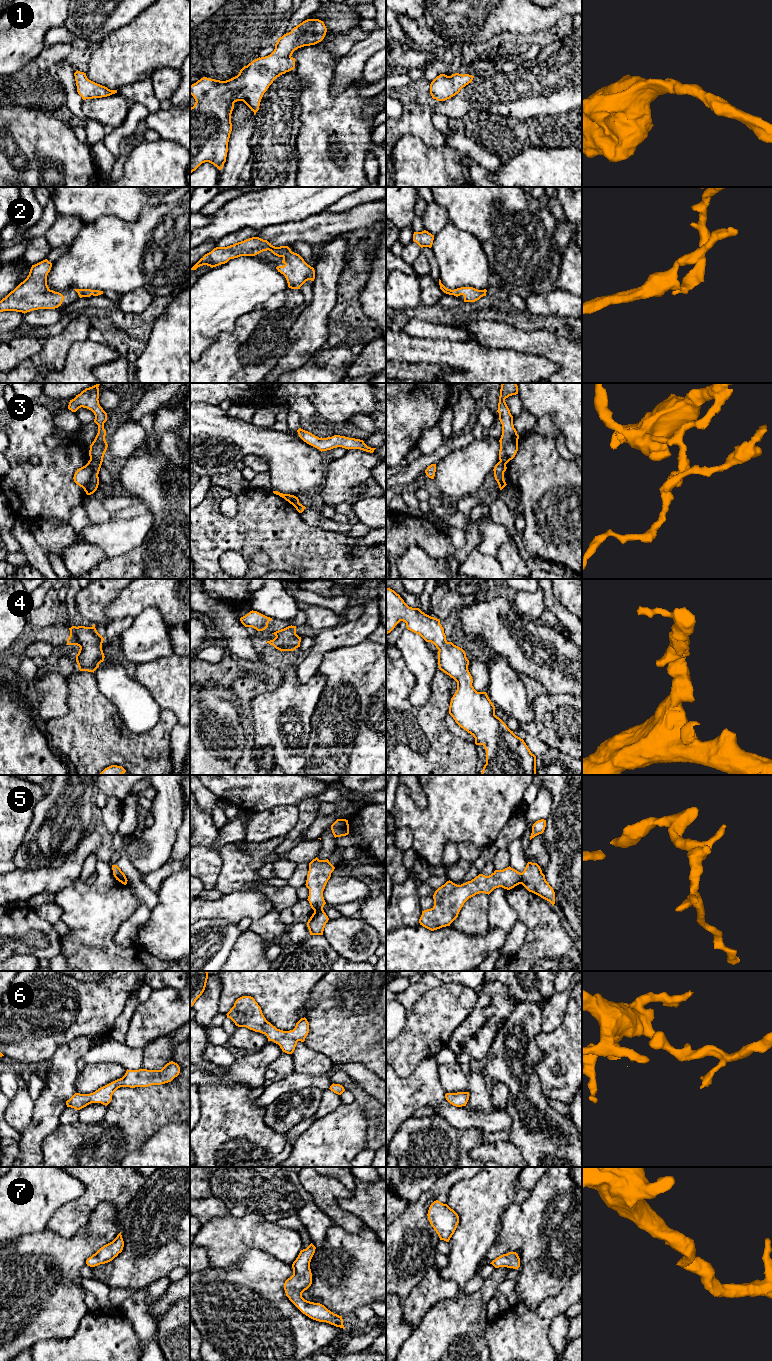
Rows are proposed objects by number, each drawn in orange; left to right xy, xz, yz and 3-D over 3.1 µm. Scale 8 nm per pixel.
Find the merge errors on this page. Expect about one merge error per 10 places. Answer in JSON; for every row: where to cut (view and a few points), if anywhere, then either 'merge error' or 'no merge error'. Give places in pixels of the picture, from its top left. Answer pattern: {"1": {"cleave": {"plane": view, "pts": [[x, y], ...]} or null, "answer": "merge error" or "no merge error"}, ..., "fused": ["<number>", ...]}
{"1": {"cleave": null, "answer": "no merge error"}, "2": {"cleave": null, "answer": "no merge error"}, "3": {"cleave": {"plane": "xy", "pts": [[90, 458], [101, 464]]}, "answer": "merge error"}, "4": {"cleave": null, "answer": "no merge error"}, "5": {"cleave": {"plane": "yz", "pts": [[522, 873], [520, 883]]}, "answer": "merge error"}, "6": {"cleave": null, "answer": "no merge error"}, "7": {"cleave": null, "answer": "no merge error"}, "fused": ["3", "5"]}

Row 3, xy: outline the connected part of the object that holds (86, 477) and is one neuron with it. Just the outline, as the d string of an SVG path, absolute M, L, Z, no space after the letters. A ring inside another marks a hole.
M90 459L85 466L77 469L74 474L74 482L82 487L87 495L93 494L98 488L98 474L101 465L101 463Z

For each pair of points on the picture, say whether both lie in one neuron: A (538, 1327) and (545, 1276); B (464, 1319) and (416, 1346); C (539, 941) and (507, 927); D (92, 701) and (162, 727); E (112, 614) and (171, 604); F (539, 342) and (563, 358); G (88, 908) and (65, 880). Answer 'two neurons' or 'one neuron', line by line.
A: two neurons
B: one neuron
C: two neurons
D: one neuron
E: one neuron
F: one neuron
G: two neurons

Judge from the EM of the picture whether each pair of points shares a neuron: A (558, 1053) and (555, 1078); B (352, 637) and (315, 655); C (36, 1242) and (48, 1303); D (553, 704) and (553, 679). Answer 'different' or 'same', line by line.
A: same
B: same
C: same
D: different

